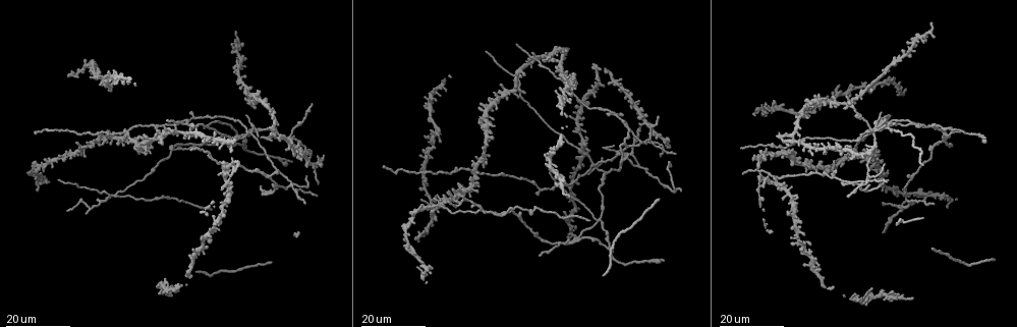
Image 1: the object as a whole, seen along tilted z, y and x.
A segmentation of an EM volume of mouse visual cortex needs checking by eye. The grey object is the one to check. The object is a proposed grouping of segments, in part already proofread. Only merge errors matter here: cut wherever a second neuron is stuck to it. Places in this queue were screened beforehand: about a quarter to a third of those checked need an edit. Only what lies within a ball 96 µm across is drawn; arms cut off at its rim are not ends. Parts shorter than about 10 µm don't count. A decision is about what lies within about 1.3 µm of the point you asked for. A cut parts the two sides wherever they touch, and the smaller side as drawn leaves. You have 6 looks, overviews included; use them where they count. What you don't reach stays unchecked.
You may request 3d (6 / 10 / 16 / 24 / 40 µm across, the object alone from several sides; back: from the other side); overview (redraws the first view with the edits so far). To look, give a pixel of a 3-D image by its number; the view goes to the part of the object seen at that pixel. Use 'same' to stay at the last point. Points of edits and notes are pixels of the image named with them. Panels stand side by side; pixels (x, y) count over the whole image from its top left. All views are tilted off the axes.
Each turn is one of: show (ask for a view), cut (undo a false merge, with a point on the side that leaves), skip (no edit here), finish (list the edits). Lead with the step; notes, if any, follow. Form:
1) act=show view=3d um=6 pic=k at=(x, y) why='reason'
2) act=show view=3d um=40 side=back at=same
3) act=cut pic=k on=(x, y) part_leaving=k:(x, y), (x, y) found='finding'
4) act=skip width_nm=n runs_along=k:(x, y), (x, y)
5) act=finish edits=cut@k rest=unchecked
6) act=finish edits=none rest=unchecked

act=show view=3d um=24 pic=1 at=(107, 134) why='three arms meet'

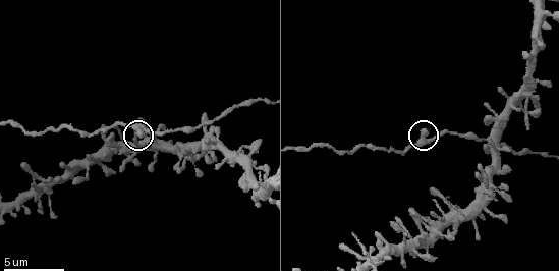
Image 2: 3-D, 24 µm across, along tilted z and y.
act=show view=3d um=6 pic=2 at=(421, 142) why='closer look'

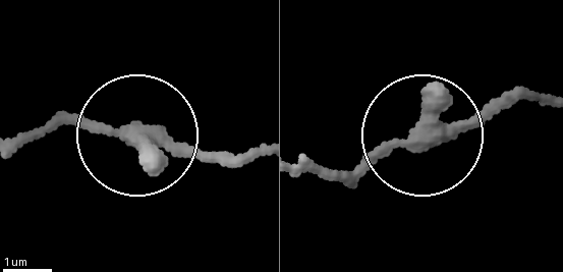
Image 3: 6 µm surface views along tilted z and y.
act=skip arms=3 runs_along=3:(255, 149), (205, 157), (58, 125), (25, 132) found='one neuron here'

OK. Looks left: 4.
act=show view=3d um=16 pic=2 at=(205, 126) why='four arms meet'

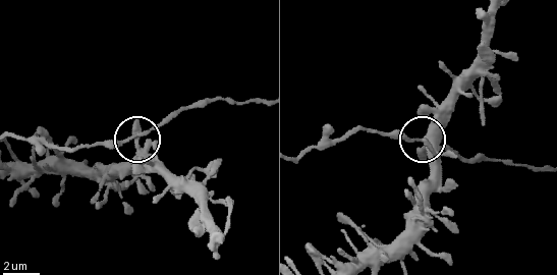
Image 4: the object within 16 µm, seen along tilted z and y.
act=show view=3d um=16 side=back pic=4 at=(134, 139)

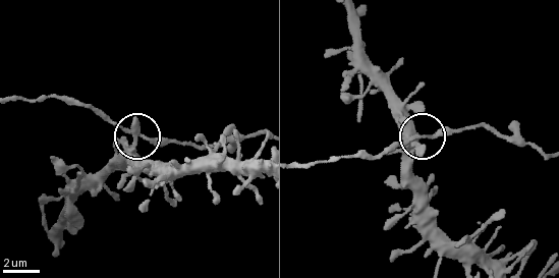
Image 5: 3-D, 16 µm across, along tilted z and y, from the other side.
act=skip side_arm_um=61 runs_along=5:(297, 166), (345, 156), (379, 158), (420, 137), (409, 164) found='one neuron here'

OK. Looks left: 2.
act=show view=3d um=24 pic=1 at=(867, 164)

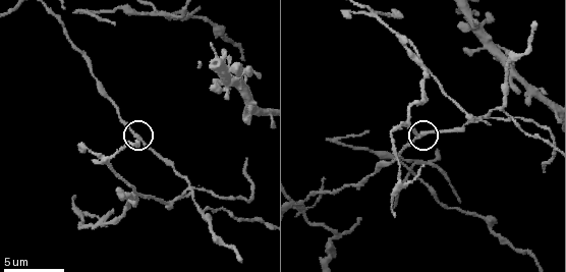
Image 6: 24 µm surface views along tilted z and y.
act=show view=3d um=10 pic=6 at=(135, 135) why='closer look'

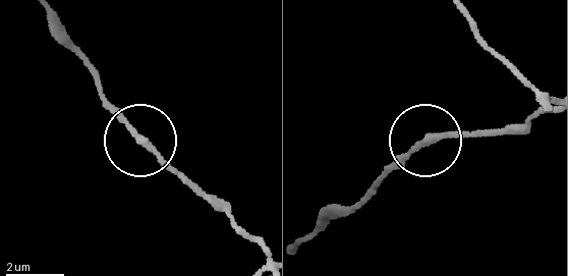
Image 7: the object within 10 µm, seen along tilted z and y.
act=skip width_nm=220 runs_along=7:(426, 144), (486, 131) found='one neuron here'

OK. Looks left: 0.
act=finish edits=none rest=unchecked

